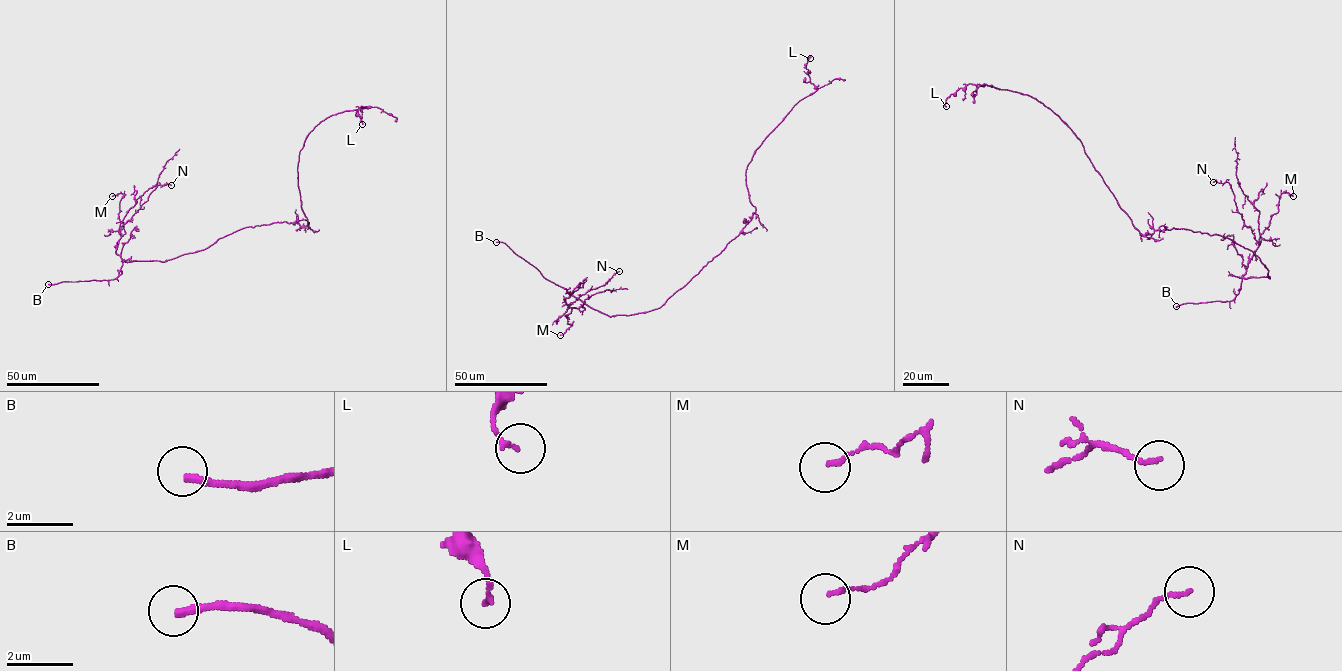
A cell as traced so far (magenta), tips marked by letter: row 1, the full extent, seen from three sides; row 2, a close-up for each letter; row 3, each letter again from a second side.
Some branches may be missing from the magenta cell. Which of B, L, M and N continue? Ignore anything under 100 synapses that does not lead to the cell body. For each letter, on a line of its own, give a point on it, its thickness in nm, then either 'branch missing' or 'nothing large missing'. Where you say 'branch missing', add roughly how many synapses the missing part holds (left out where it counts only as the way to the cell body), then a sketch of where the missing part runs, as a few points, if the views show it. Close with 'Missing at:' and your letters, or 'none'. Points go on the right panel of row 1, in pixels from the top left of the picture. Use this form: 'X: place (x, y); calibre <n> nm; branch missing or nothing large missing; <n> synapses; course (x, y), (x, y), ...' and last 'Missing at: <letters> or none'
B: place (1176, 306); calibre 200 nm; branch missing; course (1176, 306), (1188, 307)
L: place (946, 106); calibre 130 nm; nothing large missing
M: place (1293, 196); calibre 120 nm; nothing large missing
N: place (1213, 182); calibre 120 nm; nothing large missing
Missing at: B

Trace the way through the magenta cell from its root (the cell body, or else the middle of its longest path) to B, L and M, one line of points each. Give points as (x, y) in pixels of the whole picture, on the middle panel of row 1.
B: (711, 260), (660, 307), (609, 316), (546, 279), (504, 243), (496, 242)
L: (711, 260), (755, 212), (745, 175), (754, 151), (797, 103), (817, 89), (806, 68), (810, 58)
M: (711, 260), (646, 312), (609, 316), (564, 297), (573, 308), (566, 317), (571, 325), (560, 335)

